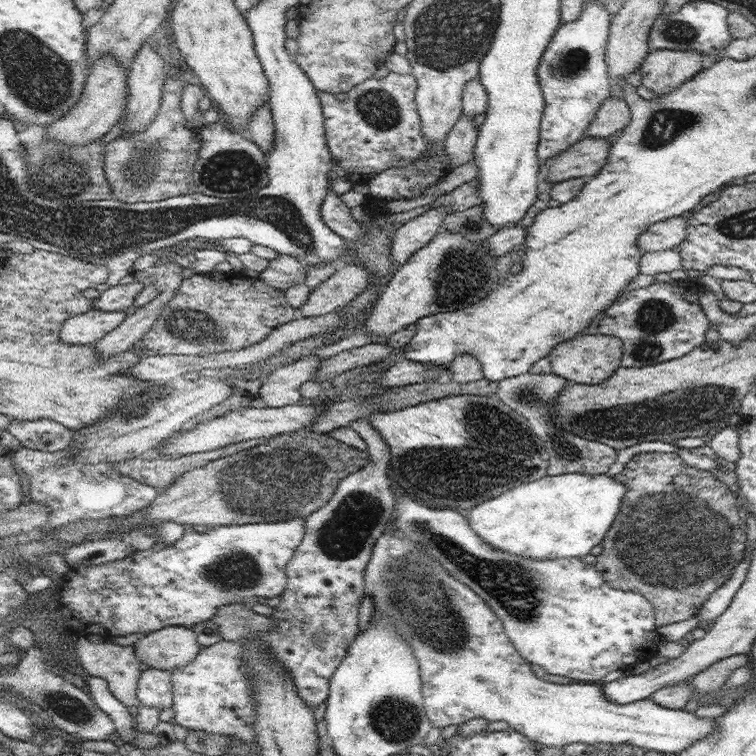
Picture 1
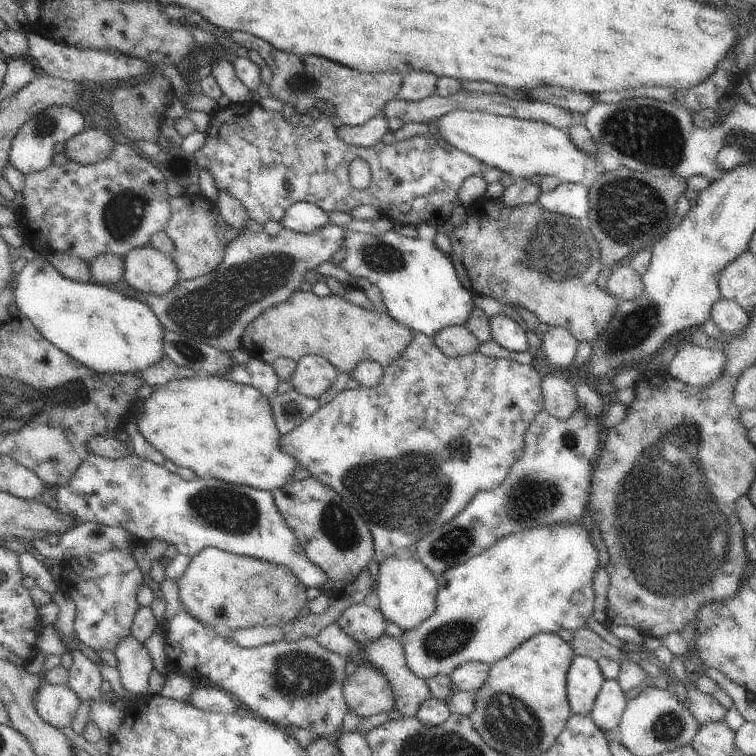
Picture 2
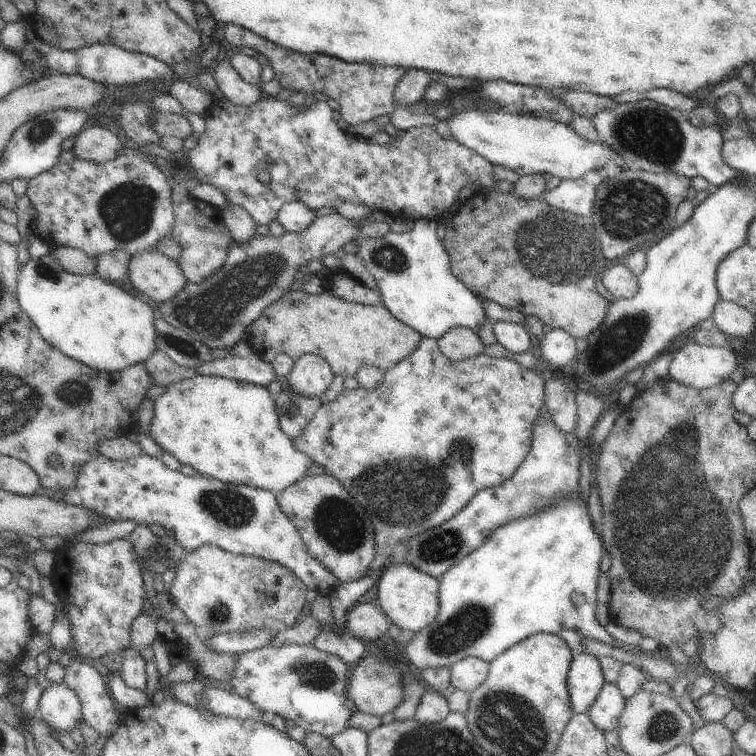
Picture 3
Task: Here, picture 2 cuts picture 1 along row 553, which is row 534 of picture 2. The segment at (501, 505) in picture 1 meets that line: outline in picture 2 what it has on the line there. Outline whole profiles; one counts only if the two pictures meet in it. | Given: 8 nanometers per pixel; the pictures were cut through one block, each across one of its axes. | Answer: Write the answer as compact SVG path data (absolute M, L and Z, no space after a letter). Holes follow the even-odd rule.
M556 524L514 532L498 540L486 552L462 564L451 566L437 577L436 610L418 628L404 632L403 644L406 666L420 680L430 680L440 674L452 676L458 666L480 661L492 666L512 654L530 637L538 633L587 628L594 610L594 572L601 565L600 545L591 539L582 524Z

